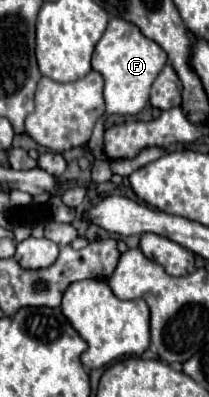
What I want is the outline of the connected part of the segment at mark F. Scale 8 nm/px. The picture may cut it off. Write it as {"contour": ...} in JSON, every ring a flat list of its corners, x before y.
{"contour":[[120,17,110,19,106,33,98,41,92,55,92,69,104,77,104,99,106,99,106,117,108,115,136,115,144,109,150,97,150,87,158,77,160,69,166,65,168,55,164,49,144,37,140,29]]}

